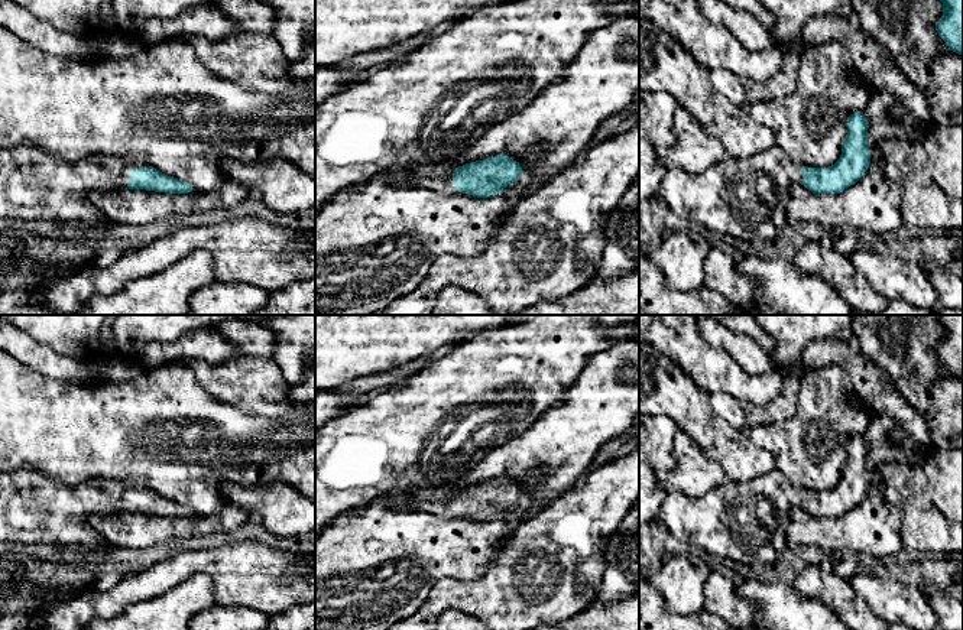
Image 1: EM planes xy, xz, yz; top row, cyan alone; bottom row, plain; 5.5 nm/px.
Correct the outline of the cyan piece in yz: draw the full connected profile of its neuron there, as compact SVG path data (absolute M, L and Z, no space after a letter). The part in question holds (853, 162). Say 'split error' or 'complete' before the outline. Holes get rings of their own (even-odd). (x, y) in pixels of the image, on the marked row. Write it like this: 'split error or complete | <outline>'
split error | M863 111L850 114L842 155L829 168L798 166L778 144L755 156L727 158L703 173L688 173L664 158L665 173L658 197L668 205L672 218L678 223L694 220L713 233L729 234L748 243L774 241L791 224L785 212L791 184L800 182L818 195L840 194L865 175L870 163L868 129Z

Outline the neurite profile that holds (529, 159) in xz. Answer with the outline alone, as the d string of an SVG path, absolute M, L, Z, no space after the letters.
M532 144L526 149L526 152L523 153L523 158L519 160L519 165L522 168L534 168L538 162L538 158L542 152L542 146L541 144Z

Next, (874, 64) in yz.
M850 16L811 17L805 22L801 38L805 45L840 42L870 90L891 92L912 118L934 127L925 92L894 64L891 55Z

